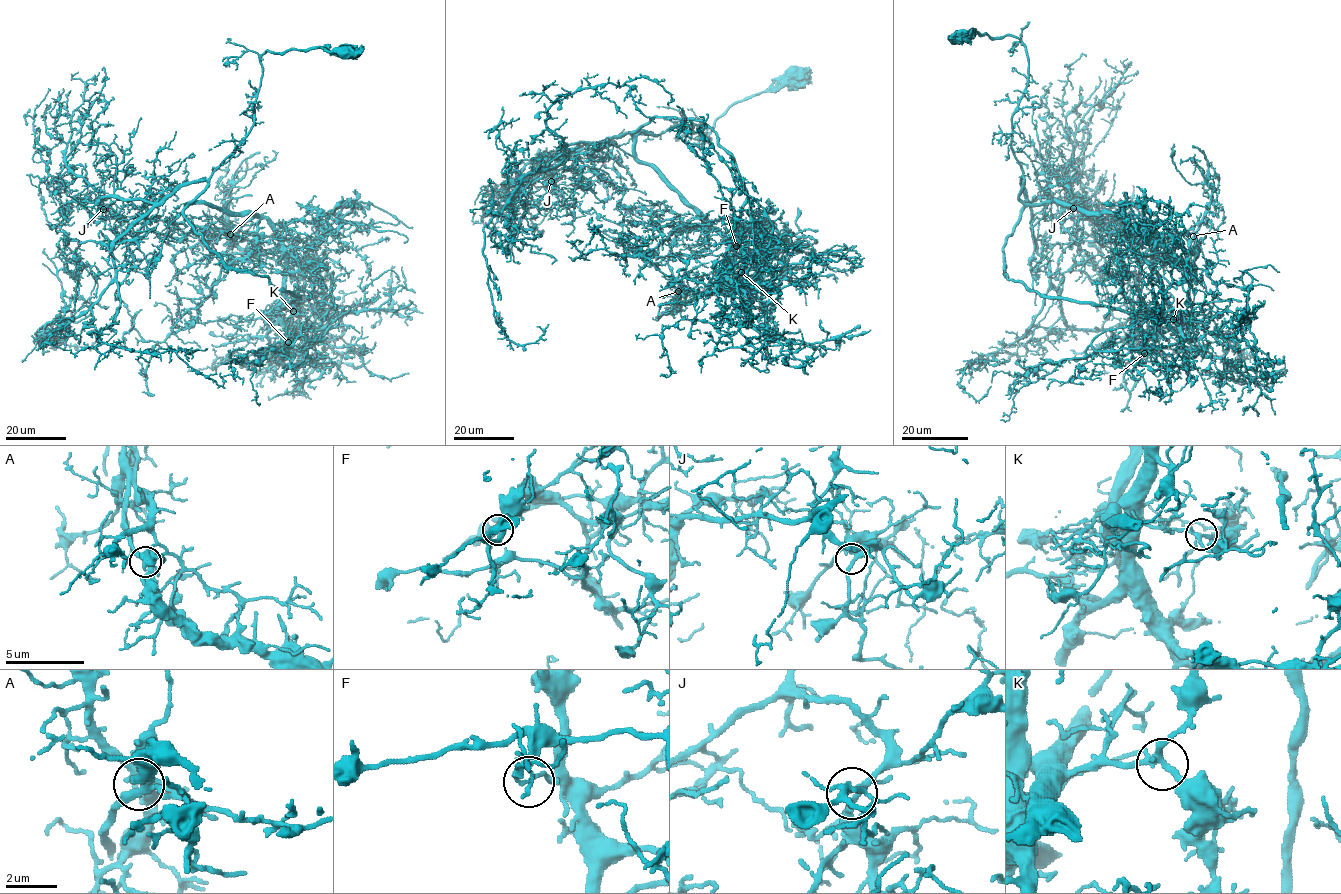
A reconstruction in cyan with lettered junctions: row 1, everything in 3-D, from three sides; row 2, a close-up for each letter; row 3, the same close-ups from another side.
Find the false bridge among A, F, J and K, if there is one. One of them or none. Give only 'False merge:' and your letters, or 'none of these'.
False merge: F

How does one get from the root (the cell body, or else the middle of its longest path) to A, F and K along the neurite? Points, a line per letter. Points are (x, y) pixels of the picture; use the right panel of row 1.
A: (957, 35), (1013, 35), (1025, 47), (1028, 78), (1011, 143), (1023, 202), (1111, 212), (1130, 232), (1193, 236)
F: (957, 35), (1022, 41), (1028, 78), (1011, 143), (1023, 172), (1019, 198), (1125, 219), (1181, 338), (1144, 353)
K: (957, 35), (1013, 35), (1025, 47), (1028, 78), (1012, 117), (1019, 198), (1122, 216), (1172, 319)

